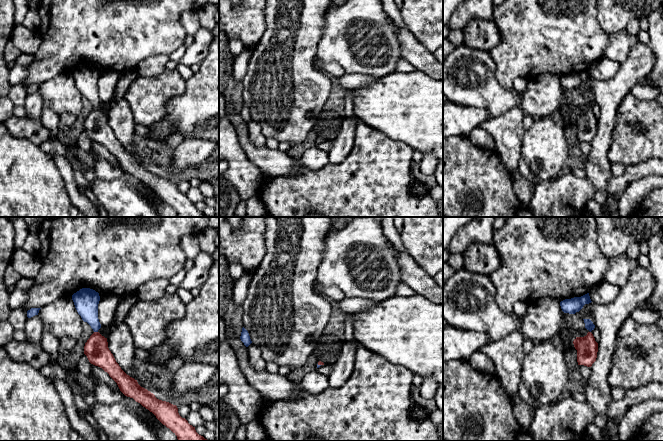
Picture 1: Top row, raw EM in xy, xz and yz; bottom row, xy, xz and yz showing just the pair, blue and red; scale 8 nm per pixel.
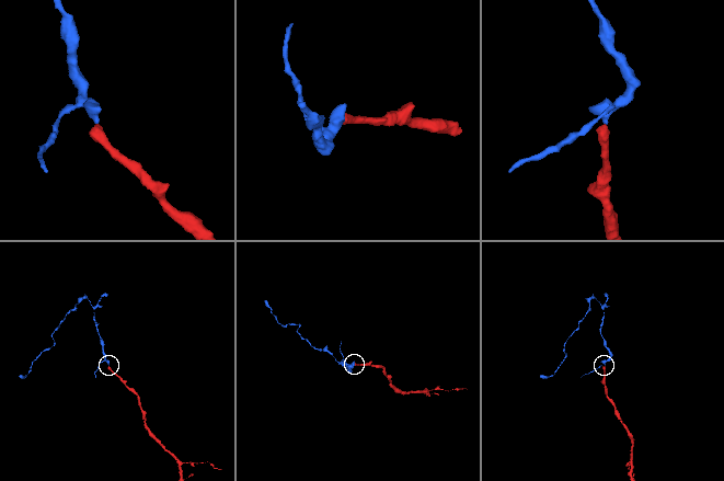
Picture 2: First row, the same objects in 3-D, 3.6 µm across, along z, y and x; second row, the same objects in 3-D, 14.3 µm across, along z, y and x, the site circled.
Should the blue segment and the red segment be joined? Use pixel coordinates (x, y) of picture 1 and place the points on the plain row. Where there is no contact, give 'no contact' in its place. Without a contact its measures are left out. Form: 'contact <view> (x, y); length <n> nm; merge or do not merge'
contact xy (96, 107); length 30 nm; merge

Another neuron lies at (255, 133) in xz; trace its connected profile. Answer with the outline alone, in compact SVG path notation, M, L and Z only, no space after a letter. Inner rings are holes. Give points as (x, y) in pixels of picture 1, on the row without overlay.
M251 119L247 123L247 128L248 128L249 138L256 147L266 146L267 138L264 136L261 126L258 122L255 122L253 119Z

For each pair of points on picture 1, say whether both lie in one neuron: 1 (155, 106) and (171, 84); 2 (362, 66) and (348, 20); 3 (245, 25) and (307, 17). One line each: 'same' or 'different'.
1: same
2: same
3: different

